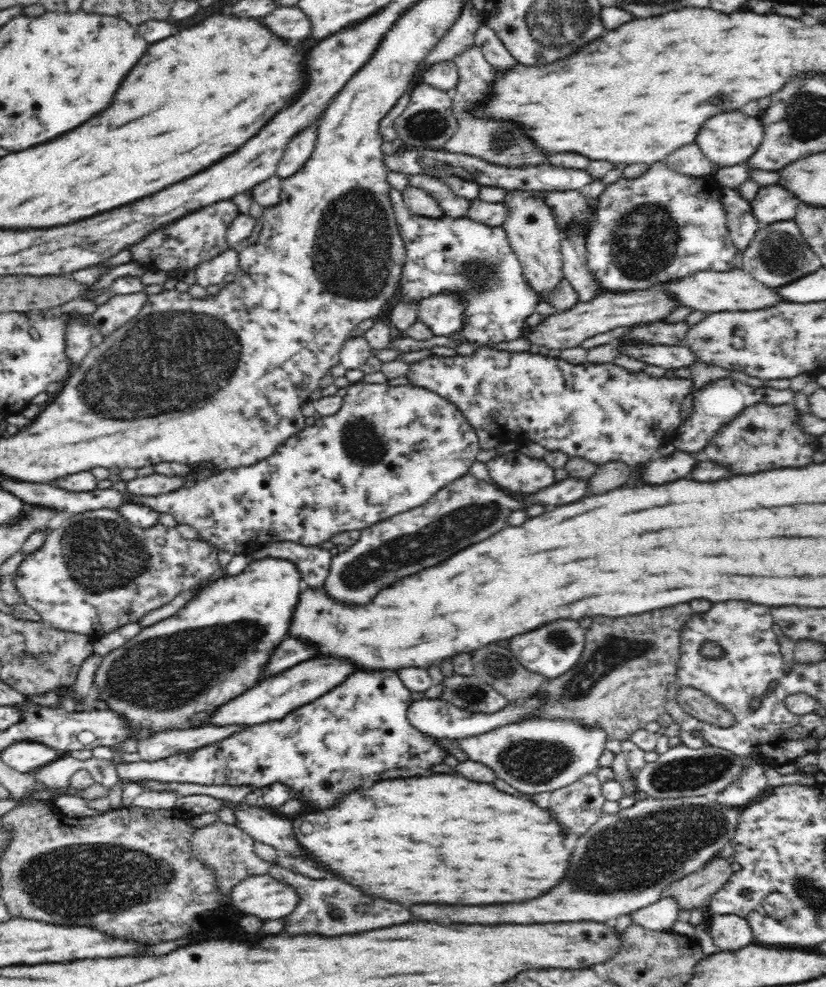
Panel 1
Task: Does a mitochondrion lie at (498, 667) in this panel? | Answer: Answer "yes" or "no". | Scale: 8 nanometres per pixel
yes

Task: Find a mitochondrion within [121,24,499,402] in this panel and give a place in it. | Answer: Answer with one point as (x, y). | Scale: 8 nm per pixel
(353, 255)

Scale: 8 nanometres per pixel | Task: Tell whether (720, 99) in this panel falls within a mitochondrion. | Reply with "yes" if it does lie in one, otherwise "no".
no

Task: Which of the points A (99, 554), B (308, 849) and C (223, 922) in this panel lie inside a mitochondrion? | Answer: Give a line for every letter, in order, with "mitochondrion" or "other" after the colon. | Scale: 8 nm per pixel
A: mitochondrion
B: other
C: other

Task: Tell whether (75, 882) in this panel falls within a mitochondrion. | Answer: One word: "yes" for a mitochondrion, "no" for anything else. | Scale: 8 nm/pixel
yes

